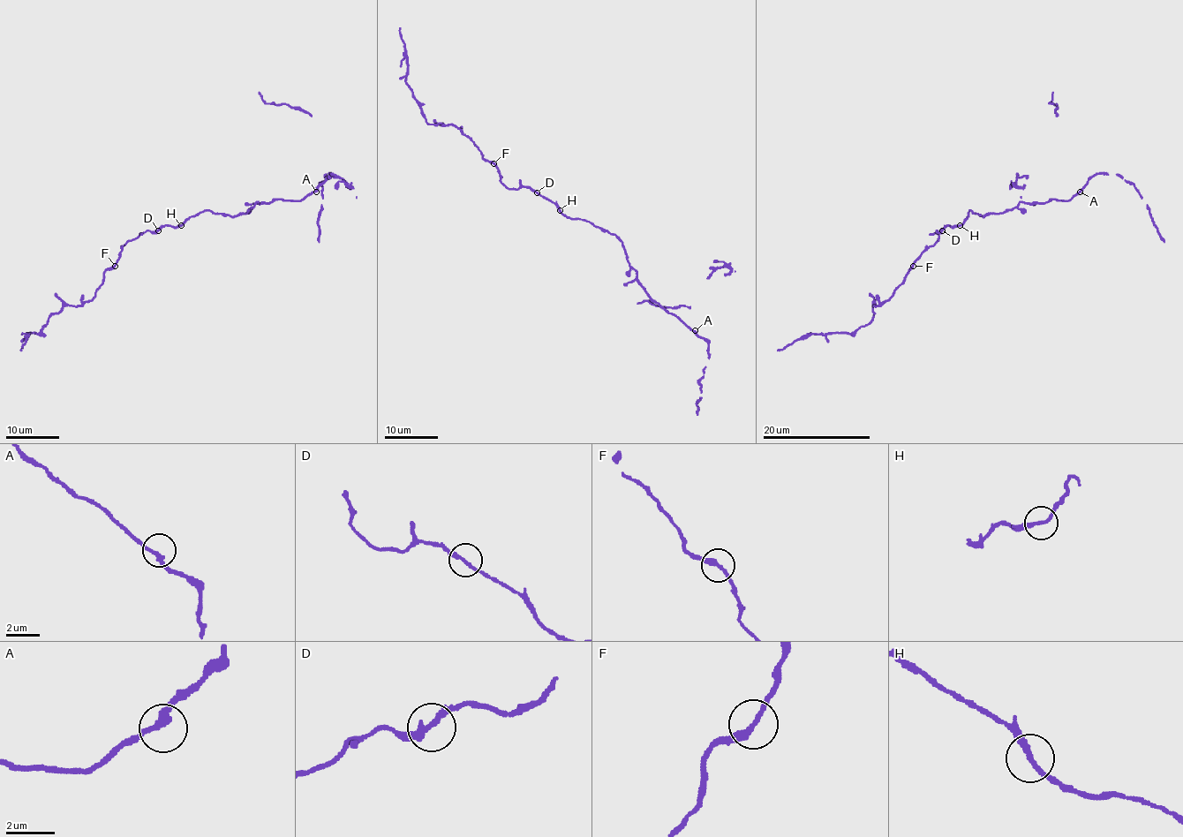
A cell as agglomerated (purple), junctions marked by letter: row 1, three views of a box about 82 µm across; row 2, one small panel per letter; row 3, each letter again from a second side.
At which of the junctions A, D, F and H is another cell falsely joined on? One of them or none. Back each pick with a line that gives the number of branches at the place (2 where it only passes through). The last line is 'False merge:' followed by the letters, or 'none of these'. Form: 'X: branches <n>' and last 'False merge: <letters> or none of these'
F: branches 2
False merge: F

